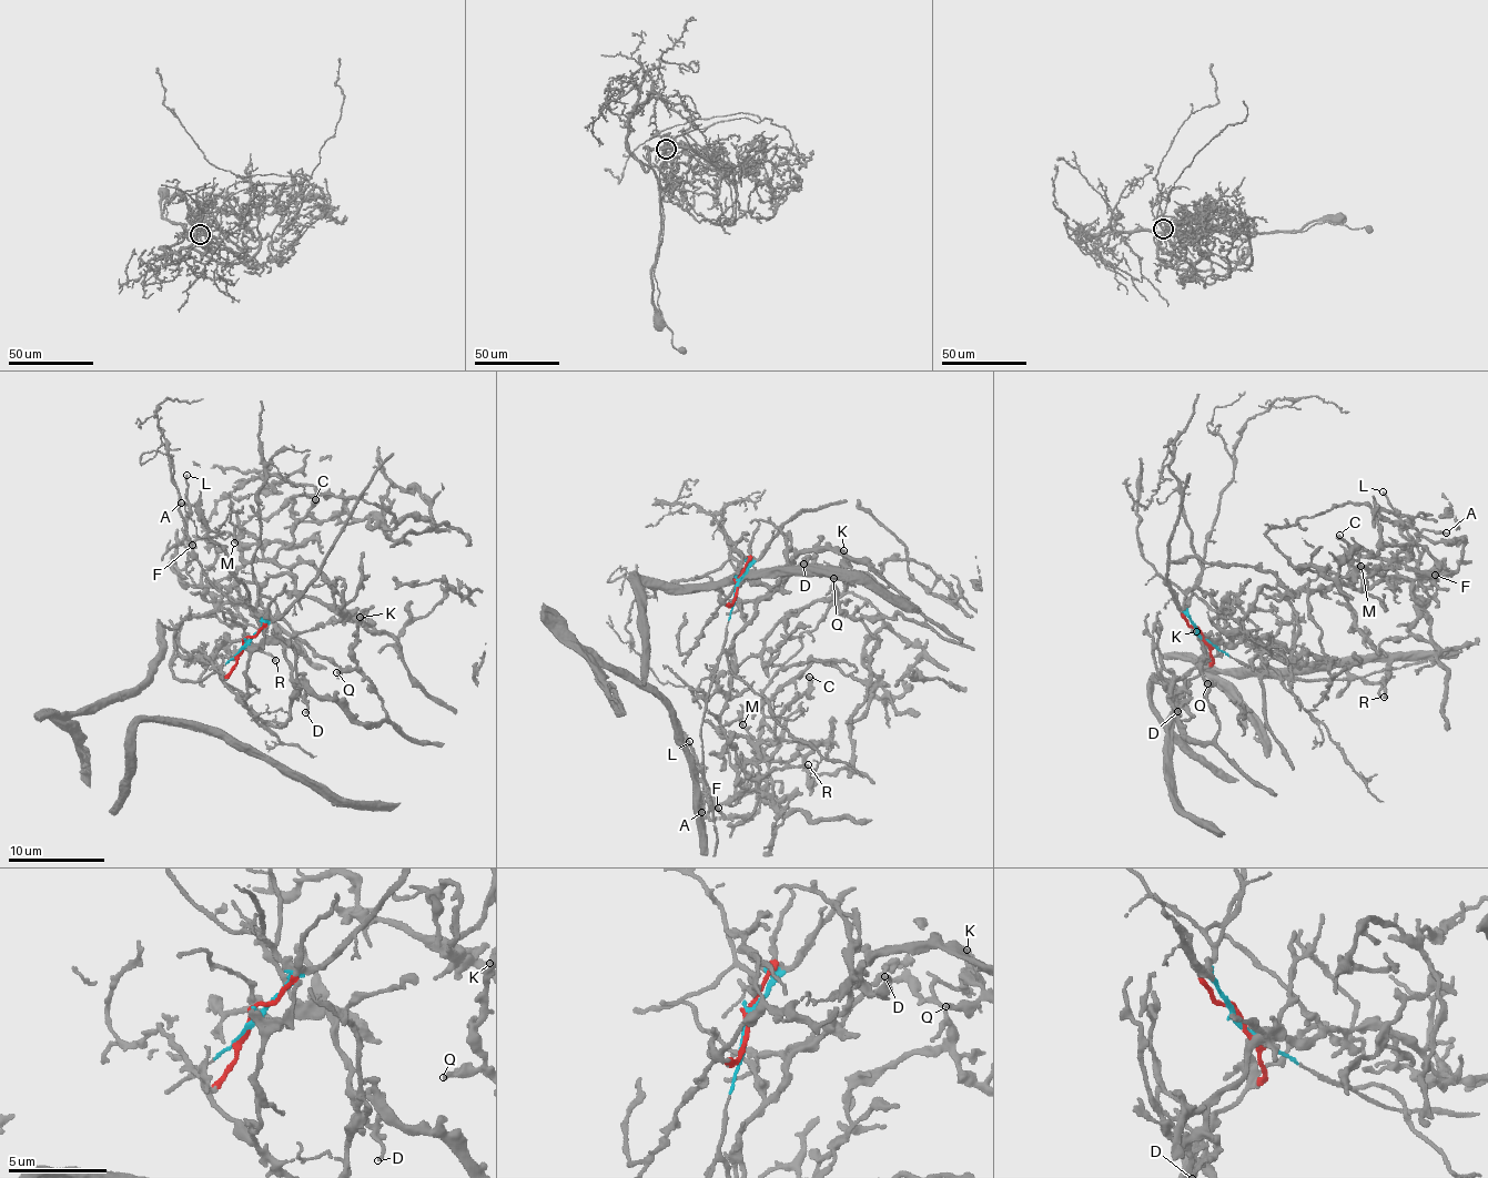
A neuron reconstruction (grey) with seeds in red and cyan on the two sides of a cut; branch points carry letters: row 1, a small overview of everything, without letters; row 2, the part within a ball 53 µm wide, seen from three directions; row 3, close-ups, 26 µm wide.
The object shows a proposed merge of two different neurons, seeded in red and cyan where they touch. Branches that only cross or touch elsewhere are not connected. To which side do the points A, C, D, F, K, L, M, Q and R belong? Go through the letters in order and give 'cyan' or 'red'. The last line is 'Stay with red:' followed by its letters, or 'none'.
A: red
C: red
D: red
F: red
K: red
L: red
M: red
Q: red
R: red
Stay with red: A, C, D, F, K, L, M, Q, R

